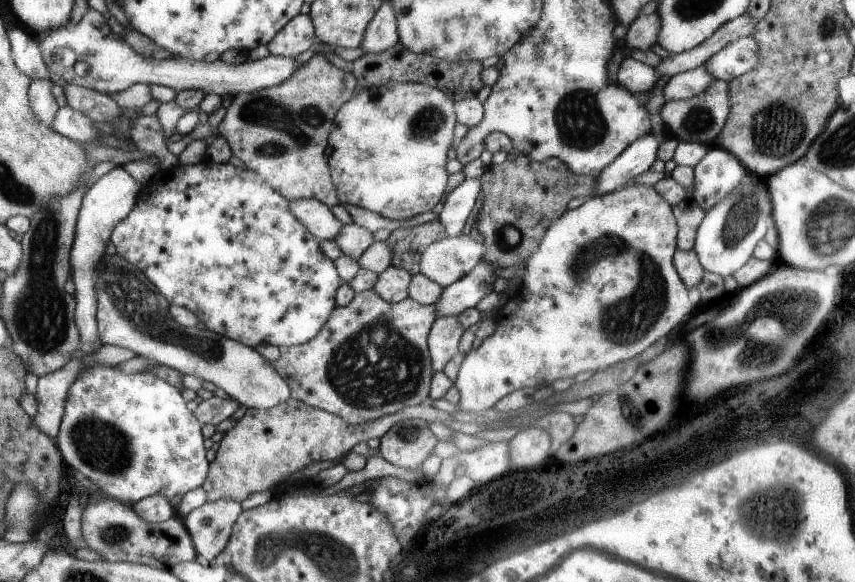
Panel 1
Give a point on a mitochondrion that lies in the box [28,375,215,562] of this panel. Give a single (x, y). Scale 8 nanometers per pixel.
(102, 445)

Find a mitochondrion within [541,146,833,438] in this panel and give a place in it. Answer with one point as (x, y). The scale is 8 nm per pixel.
(625, 323)

